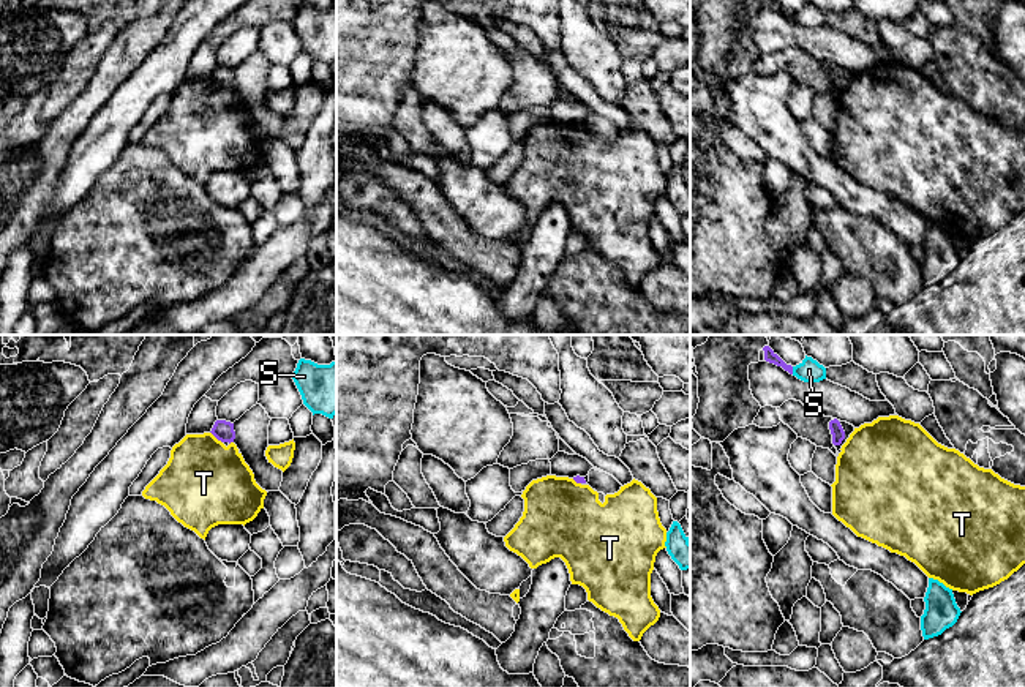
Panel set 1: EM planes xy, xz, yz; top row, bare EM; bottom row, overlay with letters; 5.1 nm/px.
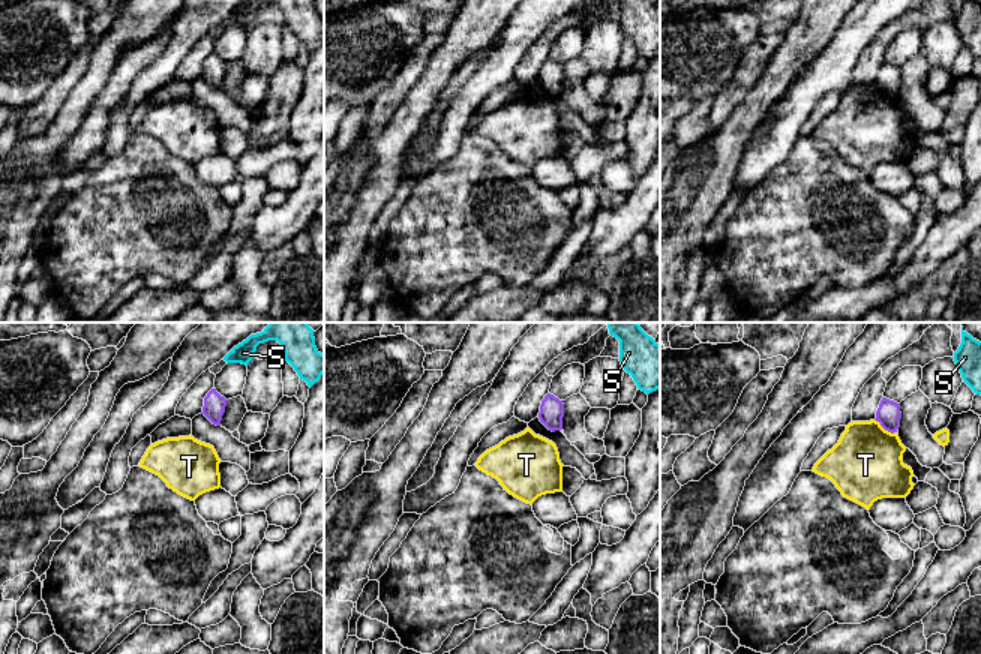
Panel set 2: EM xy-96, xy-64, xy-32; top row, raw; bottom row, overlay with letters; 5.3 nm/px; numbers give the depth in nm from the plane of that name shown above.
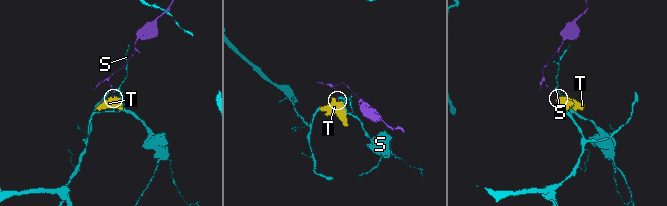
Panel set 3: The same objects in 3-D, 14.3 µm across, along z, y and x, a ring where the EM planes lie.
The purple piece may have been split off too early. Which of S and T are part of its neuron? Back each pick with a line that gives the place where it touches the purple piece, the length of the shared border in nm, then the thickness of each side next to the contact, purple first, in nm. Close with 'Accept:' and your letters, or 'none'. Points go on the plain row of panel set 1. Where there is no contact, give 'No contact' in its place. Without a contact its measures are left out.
Accept: none

